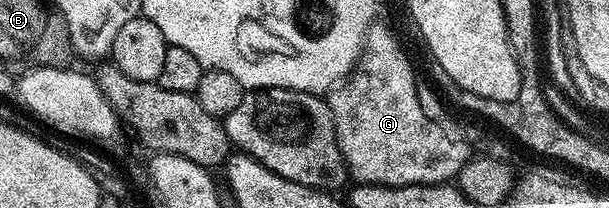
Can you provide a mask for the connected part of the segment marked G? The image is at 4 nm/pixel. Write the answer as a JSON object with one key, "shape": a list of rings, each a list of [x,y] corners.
{"shape":[[[381,24],[371,26],[366,32],[366,45],[362,52],[362,57],[358,59],[358,65],[354,67],[352,73],[329,95],[330,111],[336,124],[336,138],[340,144],[340,150],[346,160],[348,174],[351,179],[362,184],[372,186],[432,186],[435,184],[446,184],[457,179],[459,172],[464,168],[464,164],[472,157],[472,146],[458,146],[458,142],[450,142],[446,134],[442,134],[441,121],[432,119],[426,115],[426,110],[422,107],[422,102],[418,99],[418,86],[414,83],[414,70],[410,67],[410,62],[406,59],[406,54],[402,51],[402,46],[390,35],[390,30]]]}

